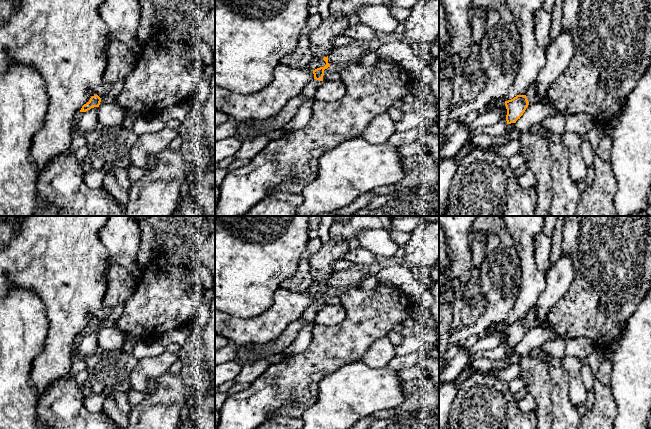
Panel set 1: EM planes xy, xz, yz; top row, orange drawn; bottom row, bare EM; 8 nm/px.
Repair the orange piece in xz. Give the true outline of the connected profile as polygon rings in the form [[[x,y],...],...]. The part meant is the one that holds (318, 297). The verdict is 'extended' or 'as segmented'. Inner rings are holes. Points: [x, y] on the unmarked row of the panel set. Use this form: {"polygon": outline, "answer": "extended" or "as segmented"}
{"polygon": [[[328,280],[324,281],[323,284],[326,286],[326,289],[313,294],[314,302],[303,312],[301,316],[301,320],[308,324],[314,323],[316,314],[323,305],[324,294],[330,291],[330,288],[328,287]]], "answer": "extended"}

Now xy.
{"polygon": [[[91,315],[88,317],[87,327],[84,328],[80,334],[80,336],[86,336],[94,331],[99,331],[101,326],[101,322],[96,318],[95,315]]], "answer": "extended"}

